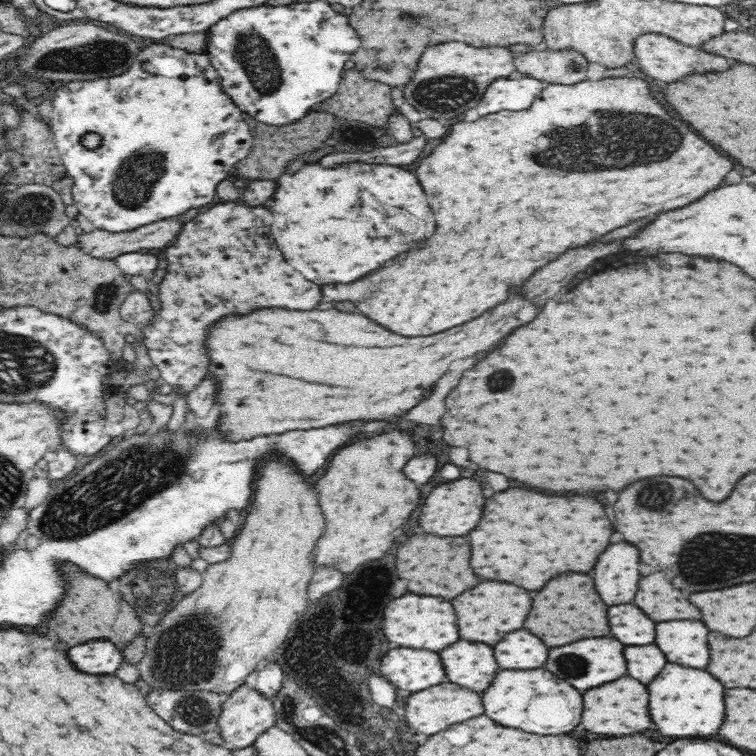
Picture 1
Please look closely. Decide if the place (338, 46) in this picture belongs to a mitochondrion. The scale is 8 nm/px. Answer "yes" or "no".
no

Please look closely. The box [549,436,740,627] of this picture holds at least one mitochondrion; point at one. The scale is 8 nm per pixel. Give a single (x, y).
(652, 495)

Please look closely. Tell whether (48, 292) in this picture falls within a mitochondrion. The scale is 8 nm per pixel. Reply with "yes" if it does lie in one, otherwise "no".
no

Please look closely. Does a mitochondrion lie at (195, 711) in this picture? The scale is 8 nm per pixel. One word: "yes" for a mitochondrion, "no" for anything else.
yes

